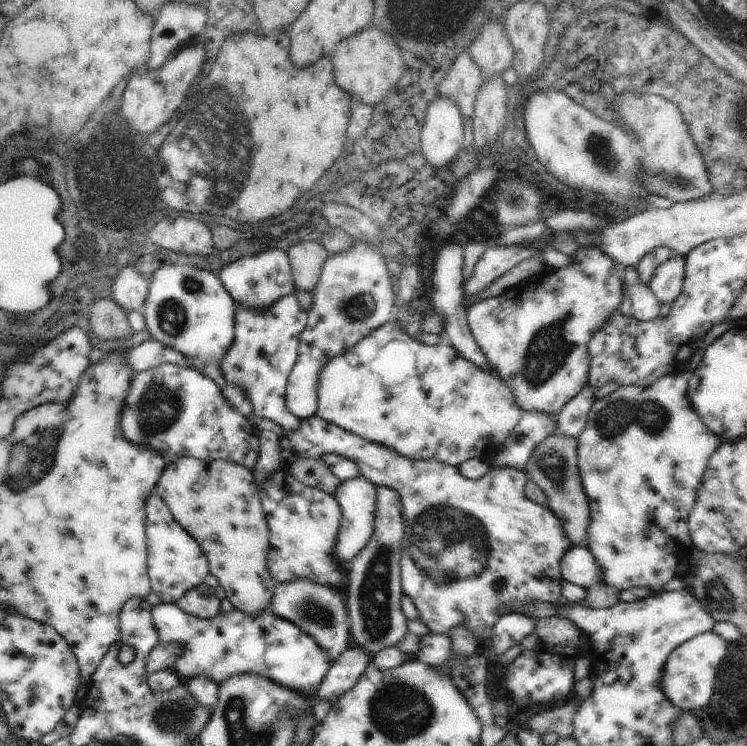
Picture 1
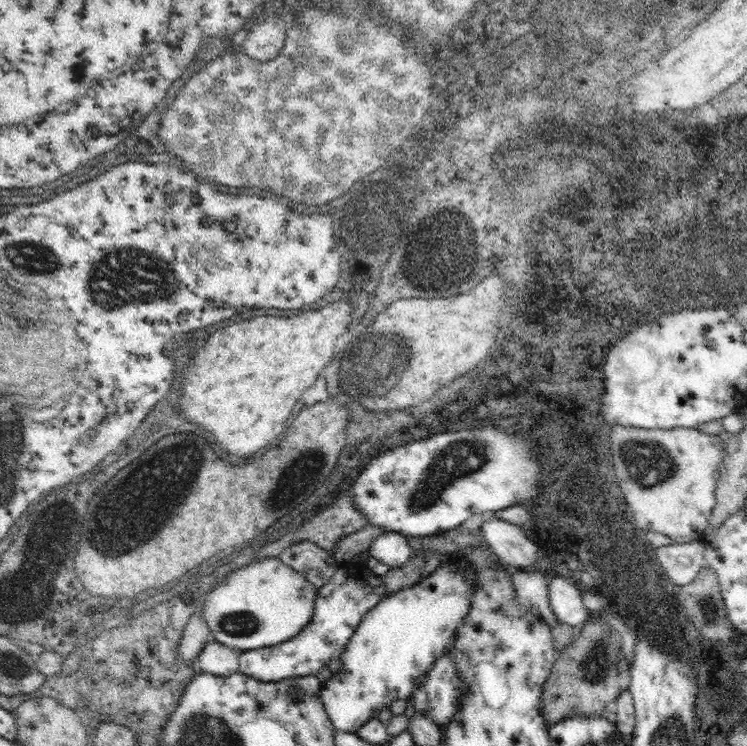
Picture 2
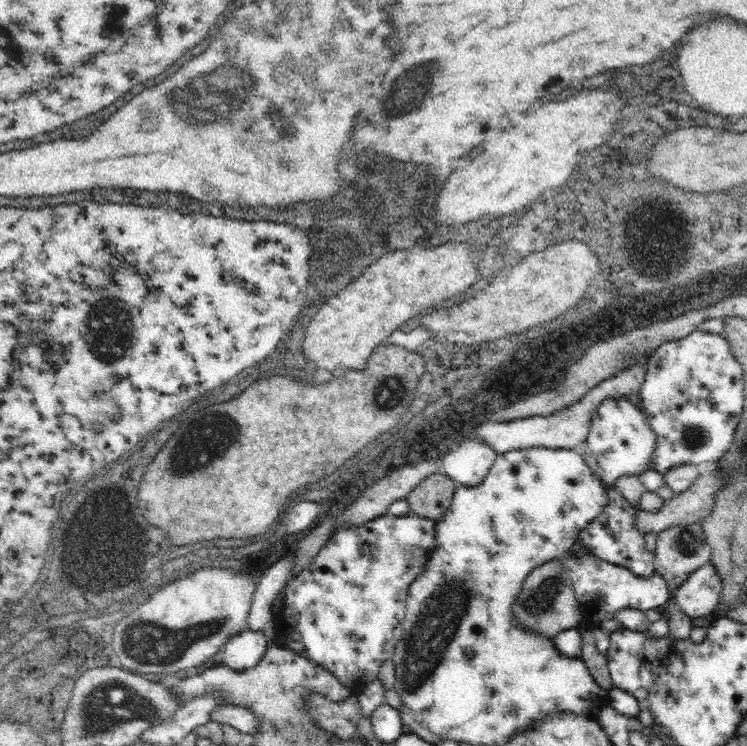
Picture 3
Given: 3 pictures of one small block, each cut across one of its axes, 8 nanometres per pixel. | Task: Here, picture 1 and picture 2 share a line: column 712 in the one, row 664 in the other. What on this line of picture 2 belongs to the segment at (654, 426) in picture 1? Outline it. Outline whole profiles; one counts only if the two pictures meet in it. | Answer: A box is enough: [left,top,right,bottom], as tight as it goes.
[410,652,462,730]

